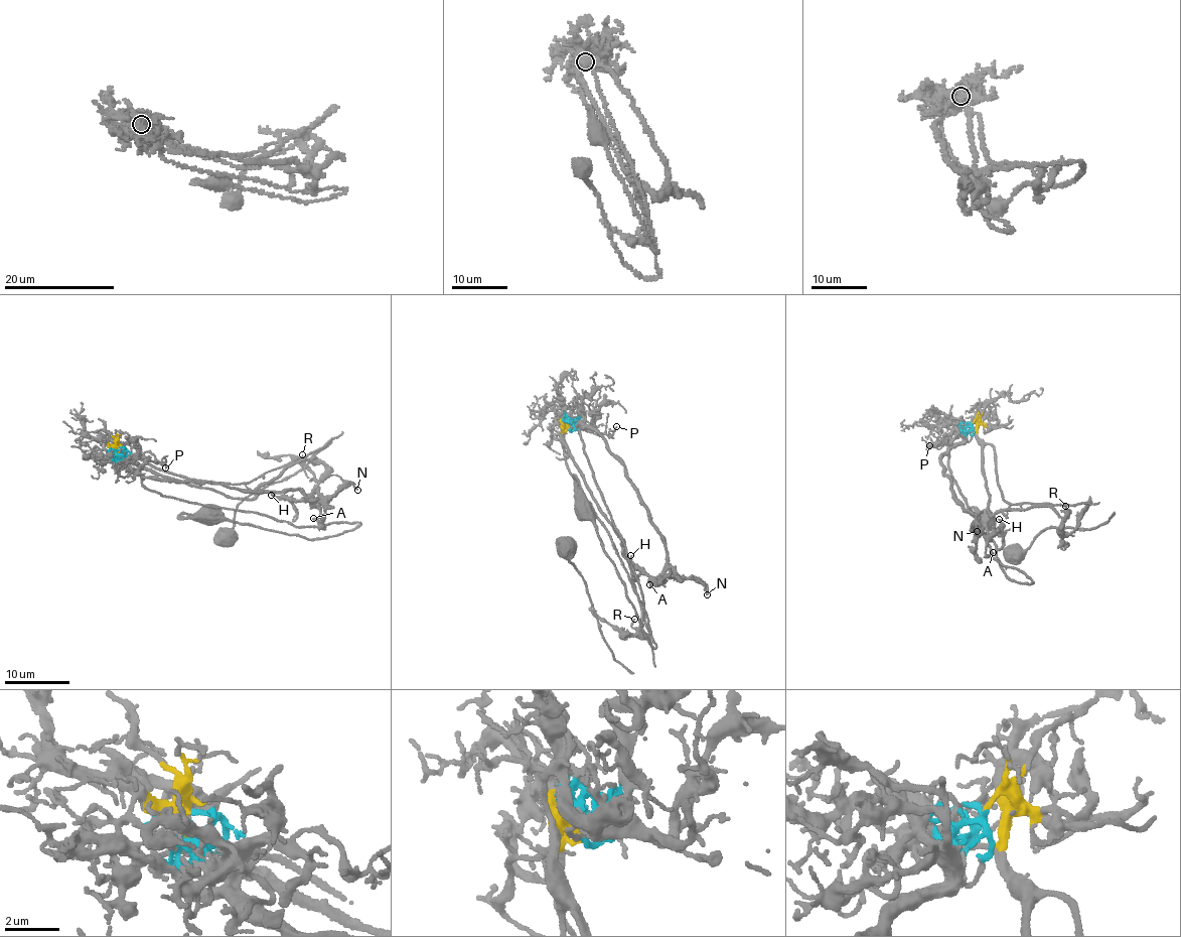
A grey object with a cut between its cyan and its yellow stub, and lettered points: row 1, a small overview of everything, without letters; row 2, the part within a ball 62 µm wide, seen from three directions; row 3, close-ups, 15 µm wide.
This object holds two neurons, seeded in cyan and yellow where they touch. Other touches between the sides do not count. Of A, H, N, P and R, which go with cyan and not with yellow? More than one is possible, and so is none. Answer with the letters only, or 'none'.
A, H, N, P

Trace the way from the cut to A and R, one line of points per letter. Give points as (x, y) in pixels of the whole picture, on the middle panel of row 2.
A: (569, 424), (568, 420), (572, 425), (581, 424), (597, 430), (631, 479), (665, 546), (663, 580), (650, 584)
R: (569, 424), (561, 426), (566, 461), (607, 532), (639, 601), (638, 628), (631, 627), (635, 619)

